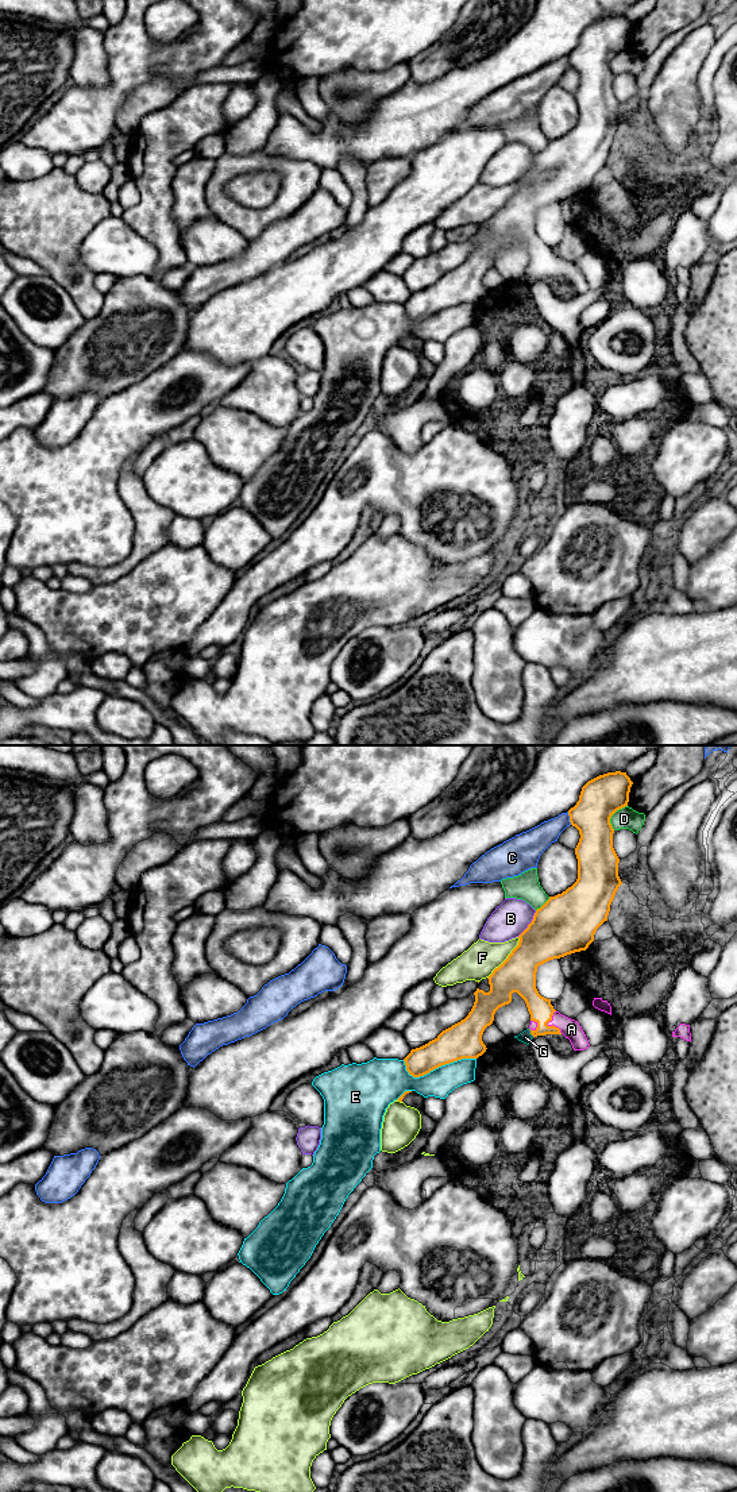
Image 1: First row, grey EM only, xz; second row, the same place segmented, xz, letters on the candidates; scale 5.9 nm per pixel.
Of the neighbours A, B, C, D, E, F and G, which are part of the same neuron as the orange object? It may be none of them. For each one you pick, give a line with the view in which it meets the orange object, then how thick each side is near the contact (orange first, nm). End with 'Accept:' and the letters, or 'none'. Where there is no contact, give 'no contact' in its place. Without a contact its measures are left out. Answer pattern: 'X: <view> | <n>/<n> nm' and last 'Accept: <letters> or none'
A: xz | 140/120 nm
Accept: A

